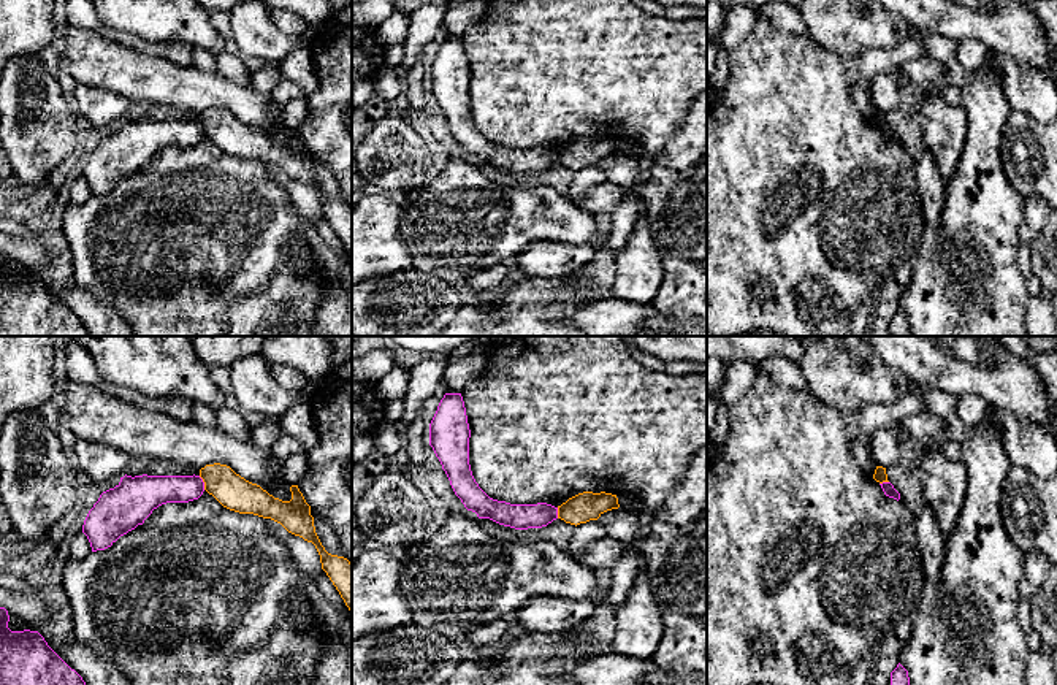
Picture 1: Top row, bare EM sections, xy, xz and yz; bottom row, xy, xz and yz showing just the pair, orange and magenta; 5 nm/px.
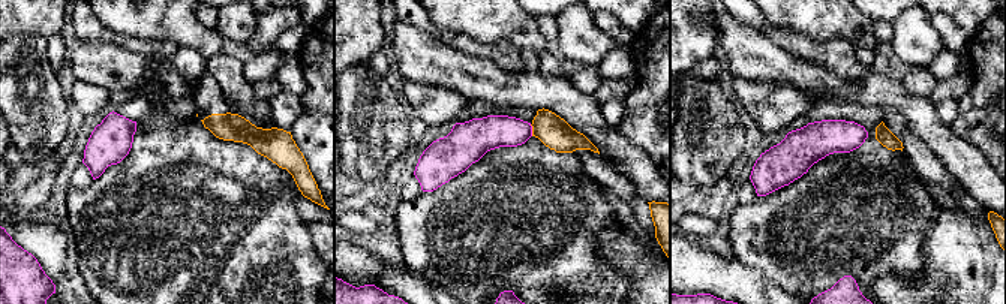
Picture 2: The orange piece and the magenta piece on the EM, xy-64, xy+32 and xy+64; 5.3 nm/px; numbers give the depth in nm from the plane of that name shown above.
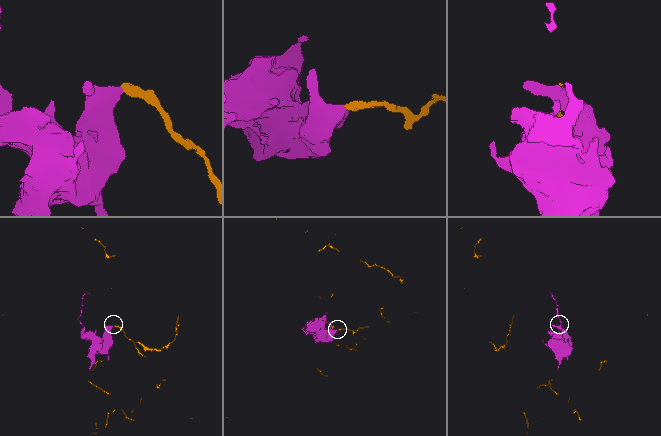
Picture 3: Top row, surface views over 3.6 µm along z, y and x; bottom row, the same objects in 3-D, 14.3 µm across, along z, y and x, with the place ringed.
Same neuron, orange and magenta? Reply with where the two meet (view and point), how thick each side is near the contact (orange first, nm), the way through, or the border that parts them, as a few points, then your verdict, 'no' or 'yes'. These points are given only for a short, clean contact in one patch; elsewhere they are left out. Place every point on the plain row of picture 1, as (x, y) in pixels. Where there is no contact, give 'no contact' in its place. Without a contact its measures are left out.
xy (203, 126) | 180/160 nm | along xy (198, 121), (205, 133) | no

